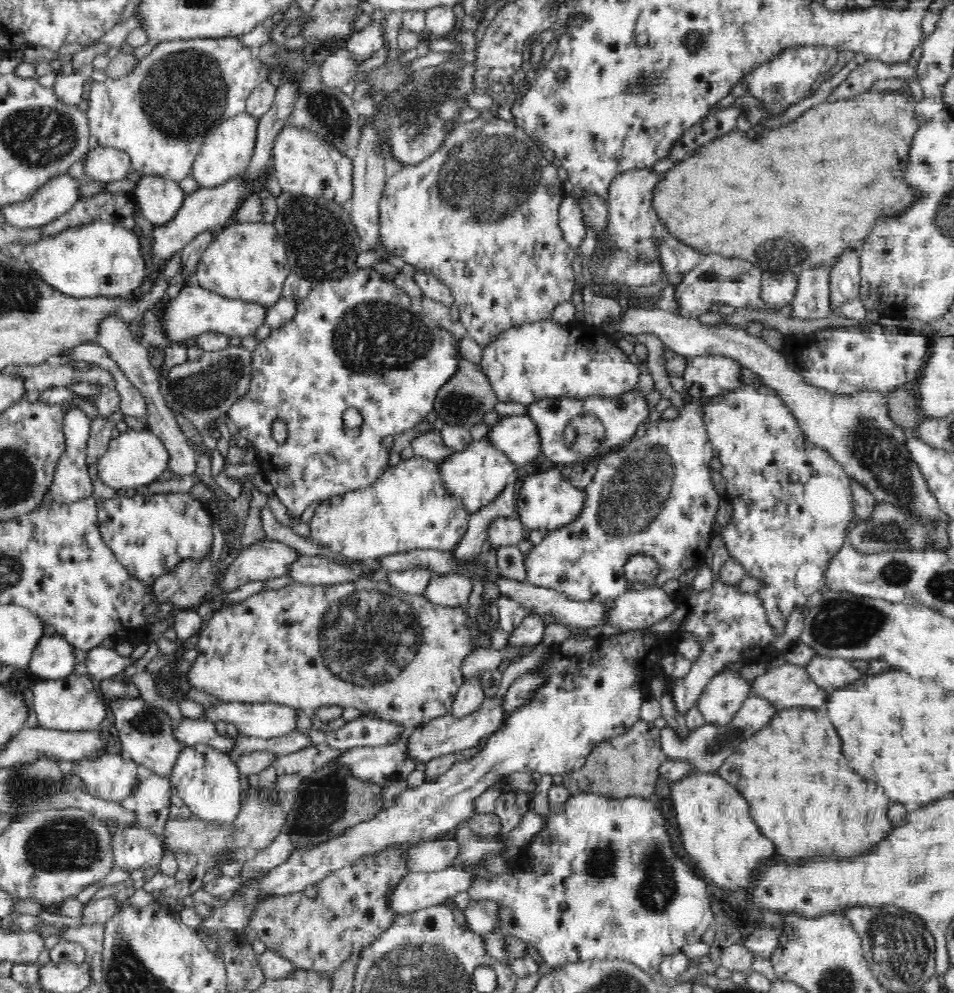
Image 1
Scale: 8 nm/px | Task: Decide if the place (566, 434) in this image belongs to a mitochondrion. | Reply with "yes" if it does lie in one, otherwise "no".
yes

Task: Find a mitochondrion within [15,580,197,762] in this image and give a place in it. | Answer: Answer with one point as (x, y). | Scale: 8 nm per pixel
(146, 722)

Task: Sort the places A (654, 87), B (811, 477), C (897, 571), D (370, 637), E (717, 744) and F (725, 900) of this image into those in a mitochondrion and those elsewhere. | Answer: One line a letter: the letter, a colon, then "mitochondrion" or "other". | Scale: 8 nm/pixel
A: mitochondrion
B: other
C: mitochondrion
D: mitochondrion
E: mitochondrion
F: other

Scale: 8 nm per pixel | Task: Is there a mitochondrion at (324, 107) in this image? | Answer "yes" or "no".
yes

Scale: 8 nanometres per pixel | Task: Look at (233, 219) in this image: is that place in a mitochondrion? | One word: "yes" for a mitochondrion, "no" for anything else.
no

